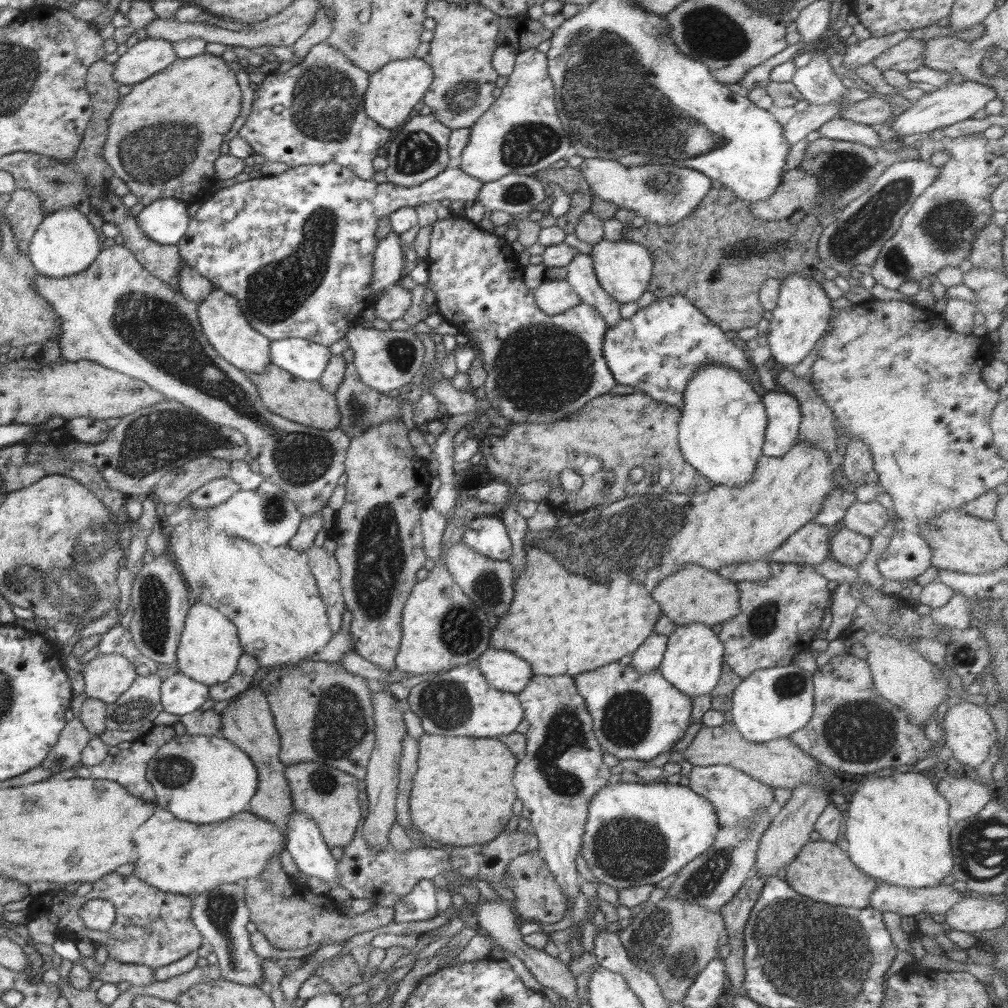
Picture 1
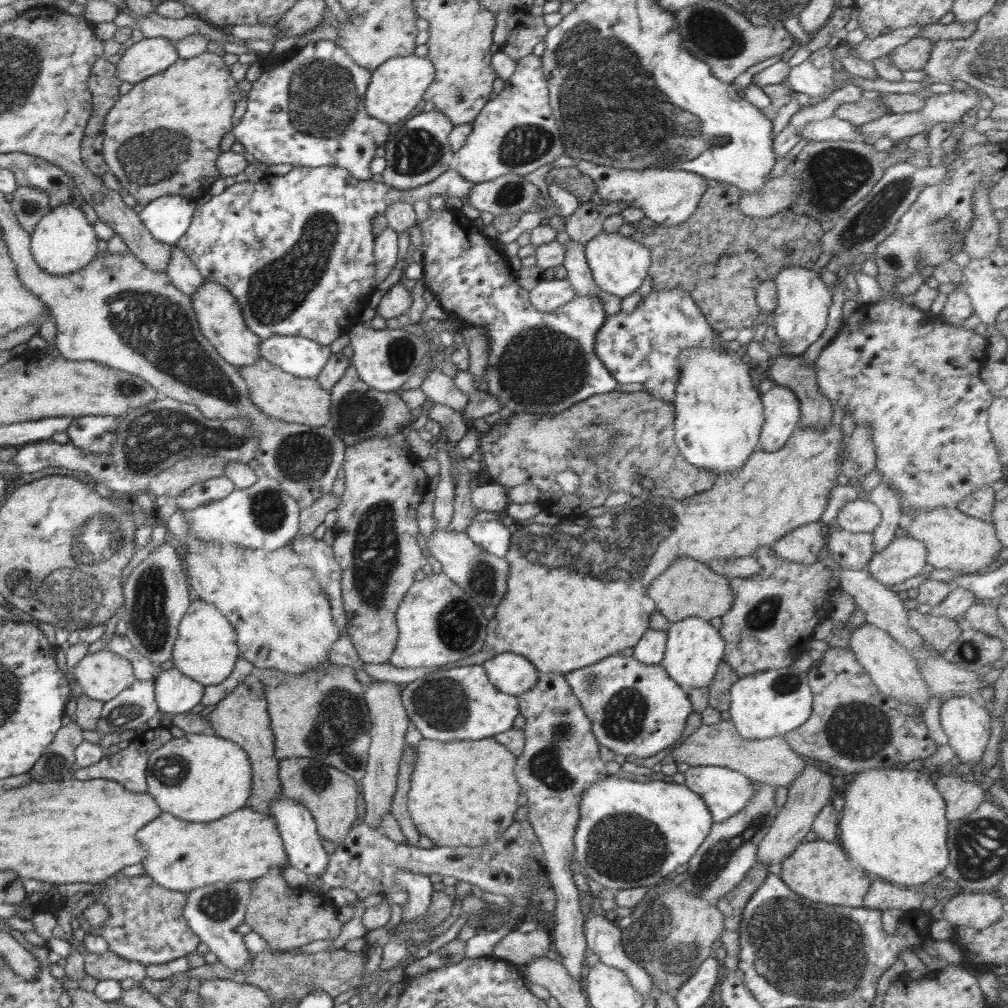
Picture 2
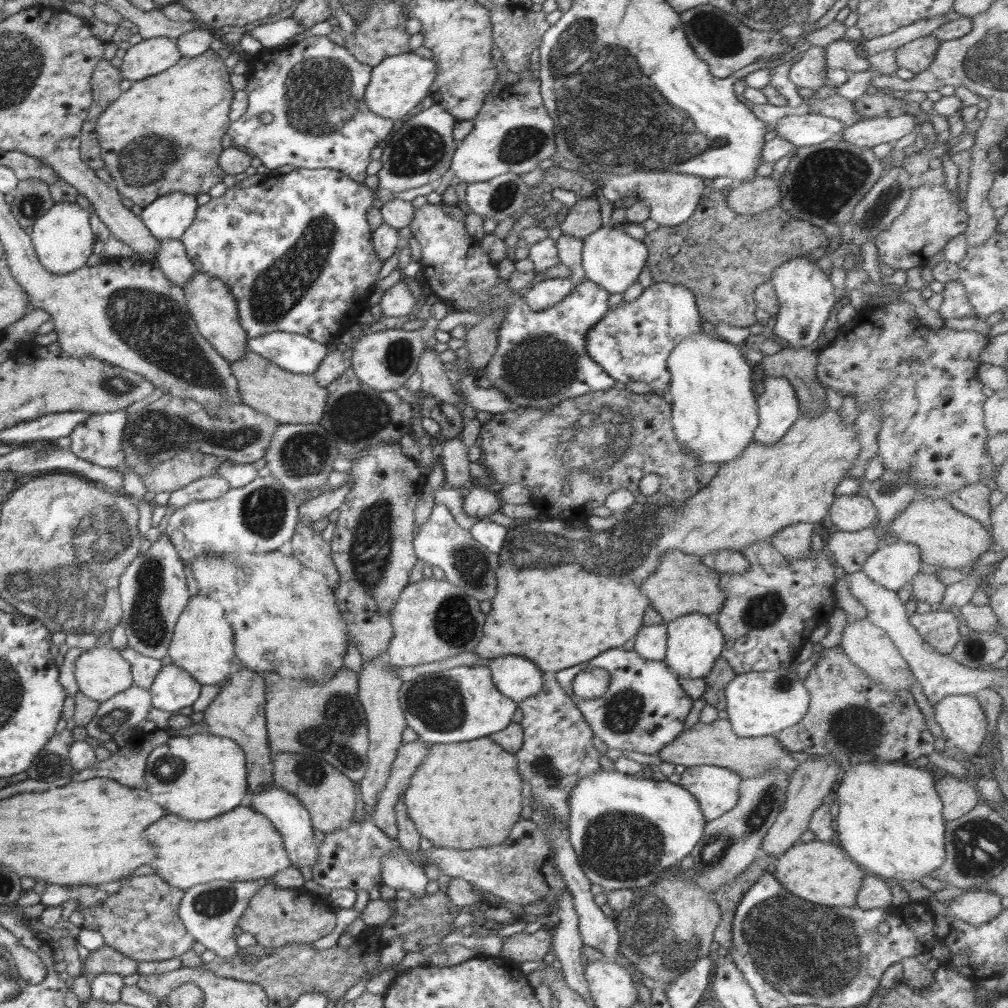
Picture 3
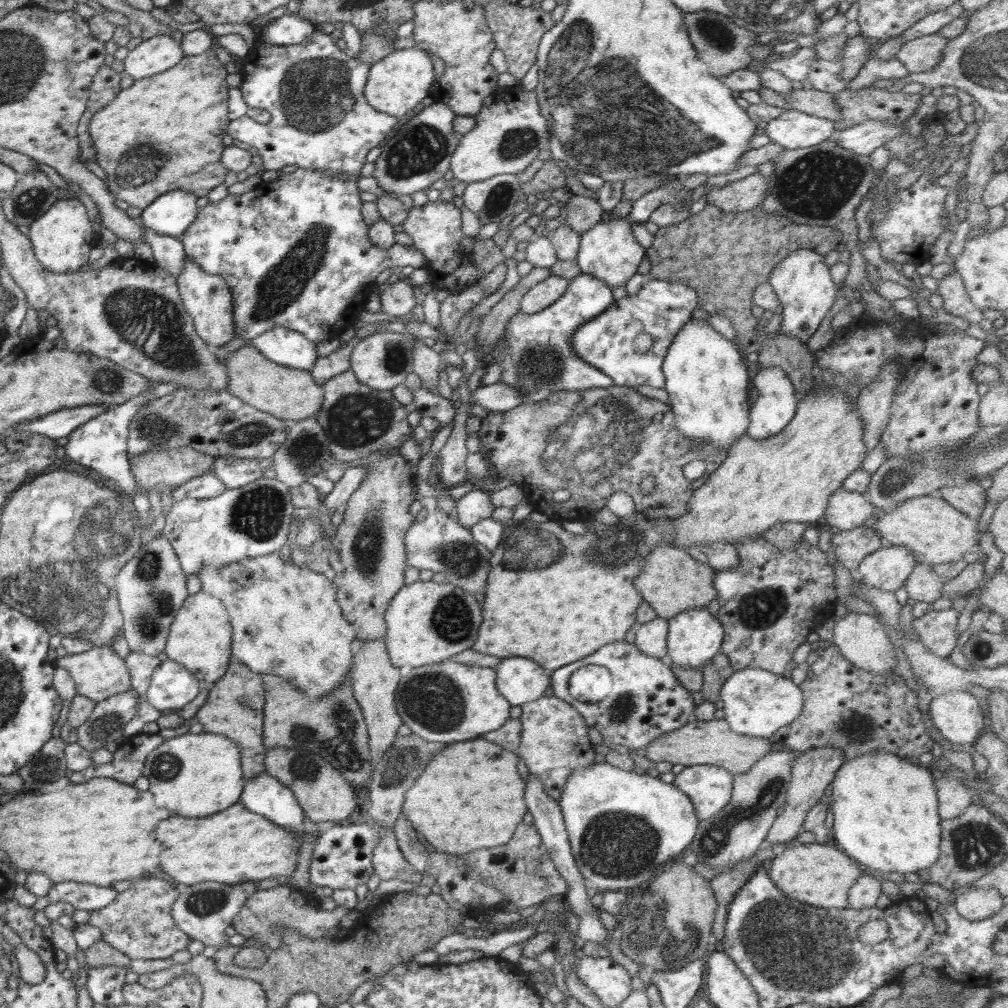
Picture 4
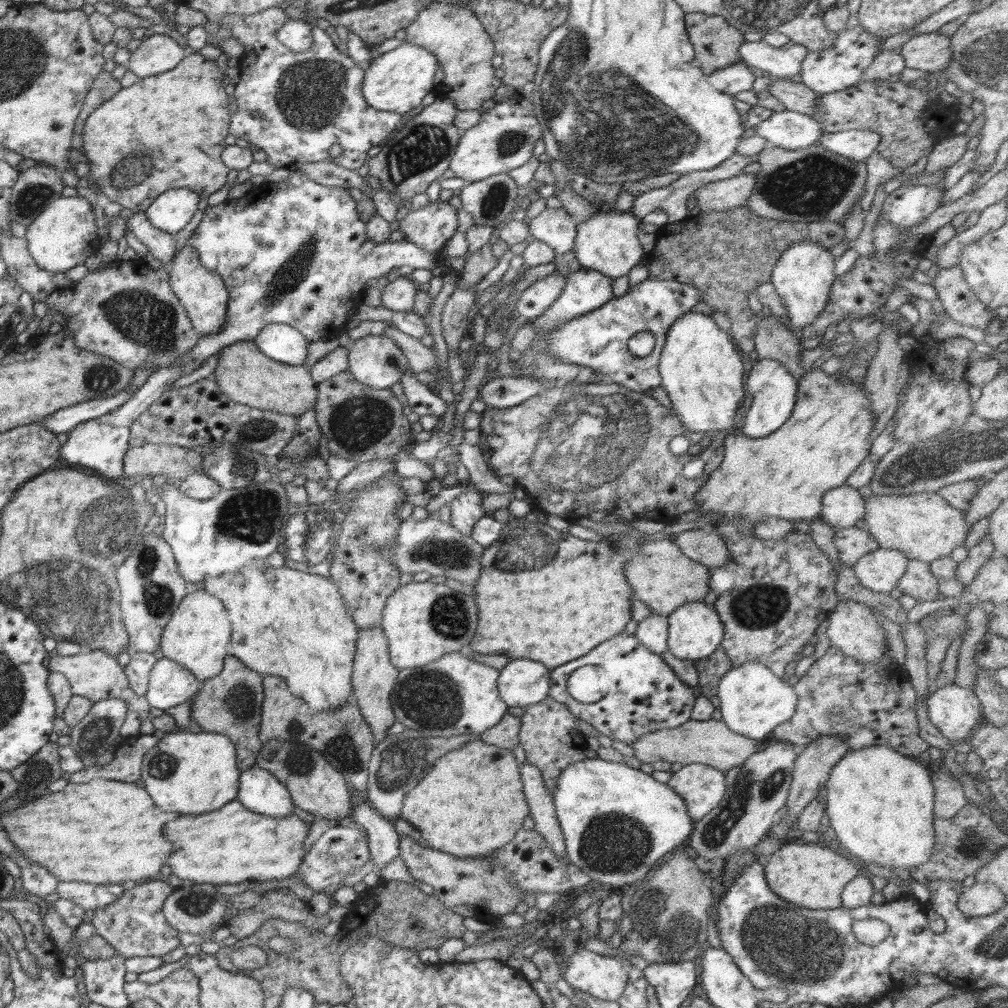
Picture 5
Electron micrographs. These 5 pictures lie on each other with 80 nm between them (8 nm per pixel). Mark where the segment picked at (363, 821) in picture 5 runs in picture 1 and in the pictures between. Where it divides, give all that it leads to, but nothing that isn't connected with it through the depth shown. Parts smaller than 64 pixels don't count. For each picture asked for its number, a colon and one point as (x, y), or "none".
1: (421, 904)
2: (419, 887)
3: (397, 871)
4: (388, 861)

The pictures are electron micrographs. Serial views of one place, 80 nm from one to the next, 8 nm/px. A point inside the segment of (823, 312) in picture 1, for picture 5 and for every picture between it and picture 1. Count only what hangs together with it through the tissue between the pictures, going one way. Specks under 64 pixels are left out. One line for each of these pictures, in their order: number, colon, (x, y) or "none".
2: (804, 300)
3: (806, 296)
4: (802, 281)
5: (803, 275)

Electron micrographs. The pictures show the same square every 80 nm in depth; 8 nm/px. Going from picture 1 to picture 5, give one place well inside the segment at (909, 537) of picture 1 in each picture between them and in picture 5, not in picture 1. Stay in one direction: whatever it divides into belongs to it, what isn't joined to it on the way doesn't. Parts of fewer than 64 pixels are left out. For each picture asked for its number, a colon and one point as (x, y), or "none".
2: (905, 557)
3: (892, 566)
4: (888, 568)
5: (879, 571)

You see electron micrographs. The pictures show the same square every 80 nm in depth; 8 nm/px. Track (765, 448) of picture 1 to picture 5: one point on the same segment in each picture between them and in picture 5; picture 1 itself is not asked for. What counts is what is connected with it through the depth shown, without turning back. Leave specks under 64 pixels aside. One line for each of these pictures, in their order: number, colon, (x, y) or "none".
2: (782, 414)
3: (778, 408)
4: (775, 406)
5: (774, 390)

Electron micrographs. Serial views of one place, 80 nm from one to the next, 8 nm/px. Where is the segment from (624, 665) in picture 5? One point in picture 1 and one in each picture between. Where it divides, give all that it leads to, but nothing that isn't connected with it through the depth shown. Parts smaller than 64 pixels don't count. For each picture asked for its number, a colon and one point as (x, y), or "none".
1: (635, 715)
2: (636, 709)
3: (645, 707)
4: (647, 700)

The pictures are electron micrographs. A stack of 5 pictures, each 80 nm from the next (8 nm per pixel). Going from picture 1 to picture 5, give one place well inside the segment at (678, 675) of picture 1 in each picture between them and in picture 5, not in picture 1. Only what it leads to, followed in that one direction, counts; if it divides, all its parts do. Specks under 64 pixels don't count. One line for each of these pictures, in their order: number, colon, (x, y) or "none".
2: (694, 649)
3: (694, 643)
4: (695, 636)
5: (695, 631)

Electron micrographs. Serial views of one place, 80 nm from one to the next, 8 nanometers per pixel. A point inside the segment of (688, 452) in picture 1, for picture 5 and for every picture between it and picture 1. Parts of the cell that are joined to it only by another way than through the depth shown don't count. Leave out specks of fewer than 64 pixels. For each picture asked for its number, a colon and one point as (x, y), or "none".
2: (719, 414)
3: (714, 411)
4: (706, 377)
5: (701, 371)

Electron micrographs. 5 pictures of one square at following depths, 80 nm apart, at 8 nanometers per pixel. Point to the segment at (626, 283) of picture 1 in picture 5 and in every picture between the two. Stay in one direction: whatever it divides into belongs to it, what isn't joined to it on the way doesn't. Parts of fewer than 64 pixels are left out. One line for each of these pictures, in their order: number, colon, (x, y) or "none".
2: (618, 264)
3: (612, 259)
4: (609, 251)
5: (607, 242)

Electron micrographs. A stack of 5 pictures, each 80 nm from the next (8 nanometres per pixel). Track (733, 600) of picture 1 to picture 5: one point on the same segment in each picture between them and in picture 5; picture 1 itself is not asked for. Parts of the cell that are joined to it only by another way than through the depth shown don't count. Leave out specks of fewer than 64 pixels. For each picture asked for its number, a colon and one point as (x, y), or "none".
2: (688, 588)
3: (682, 584)
4: (671, 581)
5: (663, 578)

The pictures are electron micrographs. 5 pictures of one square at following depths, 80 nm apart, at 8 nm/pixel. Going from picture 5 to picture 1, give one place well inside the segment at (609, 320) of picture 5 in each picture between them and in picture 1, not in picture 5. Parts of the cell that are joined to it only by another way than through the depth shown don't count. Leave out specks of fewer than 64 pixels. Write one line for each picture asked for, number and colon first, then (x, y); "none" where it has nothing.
1: (659, 350)
2: (642, 346)
3: (632, 342)
4: (661, 308)

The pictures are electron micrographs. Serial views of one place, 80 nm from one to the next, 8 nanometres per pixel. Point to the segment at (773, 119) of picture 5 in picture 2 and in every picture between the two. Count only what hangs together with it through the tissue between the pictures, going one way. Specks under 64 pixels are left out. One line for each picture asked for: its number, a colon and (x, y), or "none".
2: (834, 128)
3: (808, 129)
4: (793, 130)

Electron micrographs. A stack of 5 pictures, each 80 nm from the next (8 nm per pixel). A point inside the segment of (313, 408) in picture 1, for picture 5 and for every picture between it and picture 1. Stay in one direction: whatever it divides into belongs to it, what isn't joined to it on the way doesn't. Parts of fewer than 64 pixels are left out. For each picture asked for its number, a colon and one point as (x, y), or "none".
2: (281, 395)
3: (286, 397)
4: (289, 394)
5: (243, 372)

